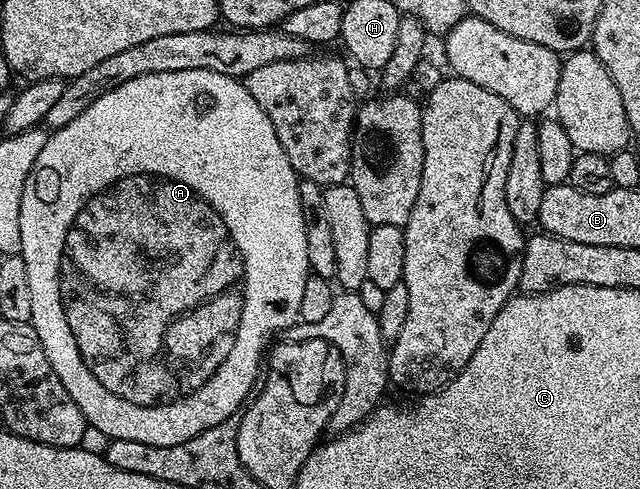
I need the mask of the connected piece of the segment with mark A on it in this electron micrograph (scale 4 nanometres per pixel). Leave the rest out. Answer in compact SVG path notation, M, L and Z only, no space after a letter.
M173 70L173 74L141 74L141 78L121 82L121 86L101 94L101 98L93 101L89 110L77 114L77 118L73 118L69 126L54 129L48 135L41 154L38 155L28 174L20 200L20 253L29 270L29 294L33 294L33 314L29 322L37 330L37 338L45 350L45 358L49 358L49 366L53 366L57 378L61 378L61 386L69 390L69 398L77 402L81 414L87 419L90 427L101 430L101 434L105 434L111 440L129 438L133 442L149 442L149 446L177 446L177 442L189 442L189 438L217 426L244 407L245 401L252 395L251 387L259 376L259 359L262 356L264 359L265 349L269 344L267 339L270 338L271 332L282 333L299 320L301 293L305 291L305 282L309 275L305 254L305 218L301 214L299 182L300 177L296 176L293 166L289 166L289 158L285 158L281 142L277 142L277 130L273 130L269 114L265 114L265 110L257 106L253 94L249 94L246 83L242 79L217 74L213 70Z

